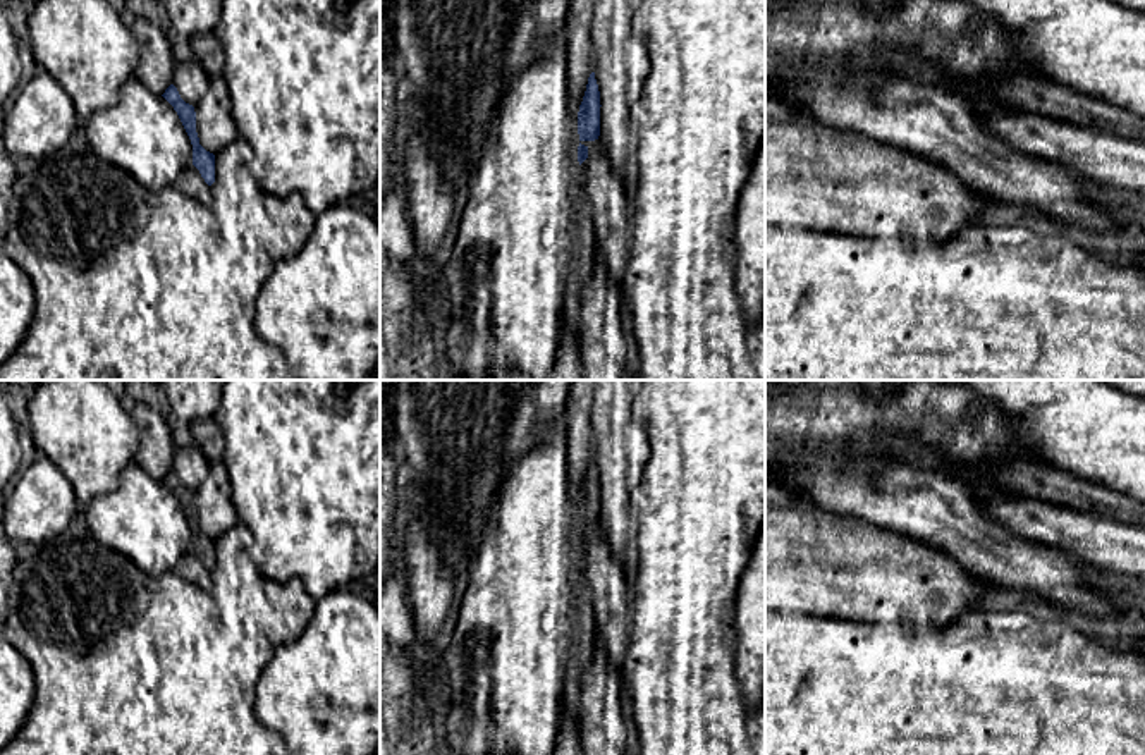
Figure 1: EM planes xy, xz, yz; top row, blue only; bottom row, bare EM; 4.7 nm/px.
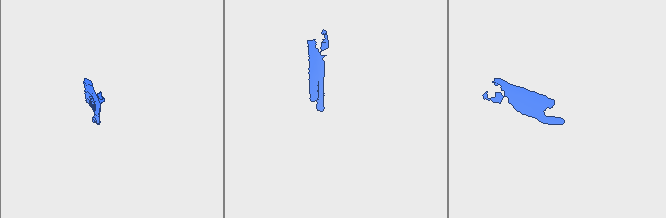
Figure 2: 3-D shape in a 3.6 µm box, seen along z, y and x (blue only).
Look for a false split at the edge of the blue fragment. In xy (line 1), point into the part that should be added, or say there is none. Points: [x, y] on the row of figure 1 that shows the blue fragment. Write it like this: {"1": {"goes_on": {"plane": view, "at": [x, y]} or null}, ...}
{"1": {"goes_on": null}}

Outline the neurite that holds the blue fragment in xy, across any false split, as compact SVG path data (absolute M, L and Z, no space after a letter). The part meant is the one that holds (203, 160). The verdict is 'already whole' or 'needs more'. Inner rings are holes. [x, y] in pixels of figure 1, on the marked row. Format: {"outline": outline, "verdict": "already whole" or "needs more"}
{"outline": "M170 84L165 93L162 95L177 112L189 139L193 144L193 165L199 170L201 177L205 179L205 182L208 186L211 186L215 182L215 155L206 151L201 144L199 144L199 138L196 132L196 112L194 107L186 103L177 88L174 84Z", "verdict": "already whole"}

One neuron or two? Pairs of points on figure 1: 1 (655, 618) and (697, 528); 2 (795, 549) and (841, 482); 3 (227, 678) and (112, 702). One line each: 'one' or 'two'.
1: one
2: two
3: one

